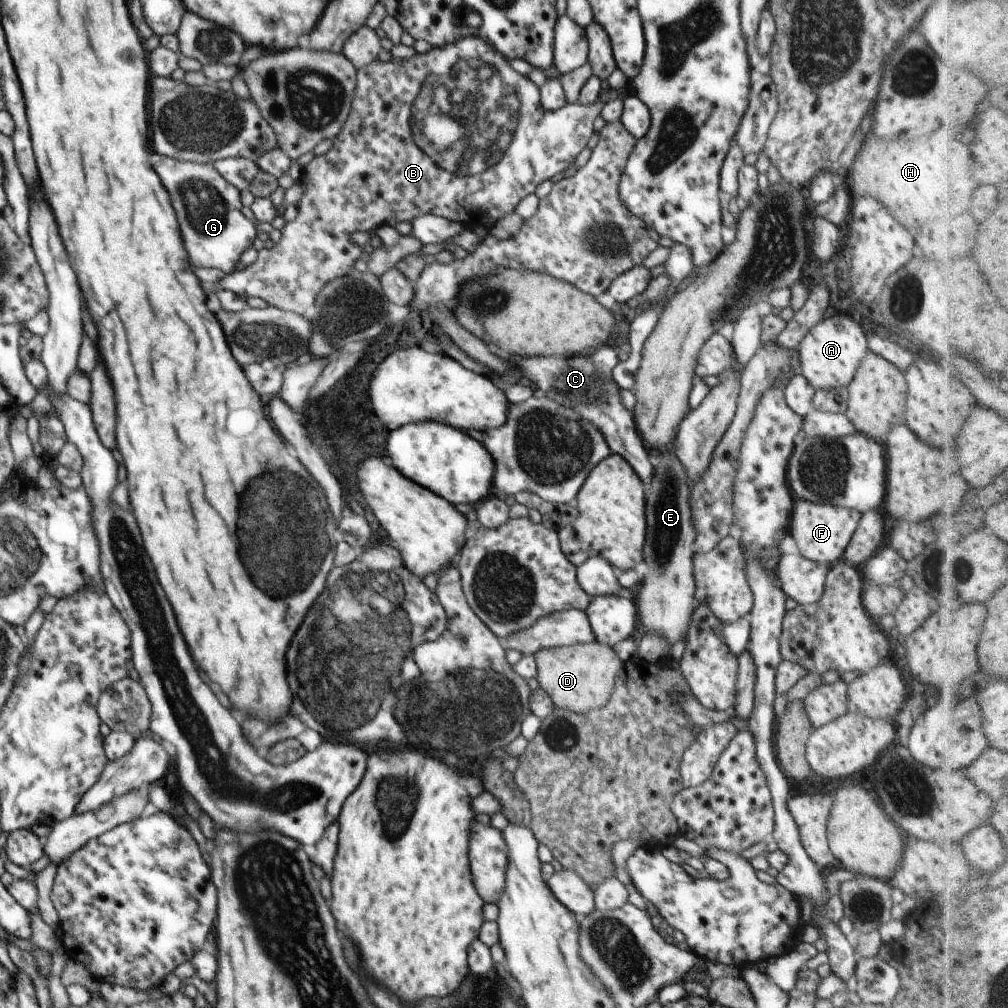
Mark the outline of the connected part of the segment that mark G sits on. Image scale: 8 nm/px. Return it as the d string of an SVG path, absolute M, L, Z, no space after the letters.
M160 158L154 164L154 170L170 192L188 262L194 268L220 269L226 275L236 272L243 252L251 248L257 238L254 224L242 214L238 188L220 176L212 163L192 164L174 158Z

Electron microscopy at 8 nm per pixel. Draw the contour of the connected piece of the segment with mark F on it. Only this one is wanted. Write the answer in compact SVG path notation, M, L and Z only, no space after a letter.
M796 498L790 518L789 532L802 556L811 561L833 566L843 560L844 551L858 528L860 517L861 512L846 507L816 504Z

